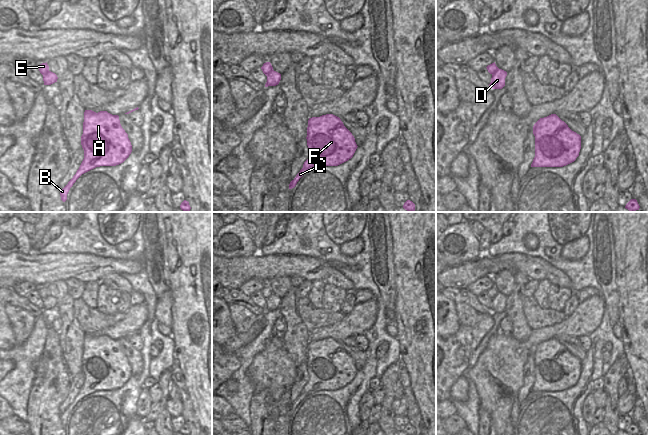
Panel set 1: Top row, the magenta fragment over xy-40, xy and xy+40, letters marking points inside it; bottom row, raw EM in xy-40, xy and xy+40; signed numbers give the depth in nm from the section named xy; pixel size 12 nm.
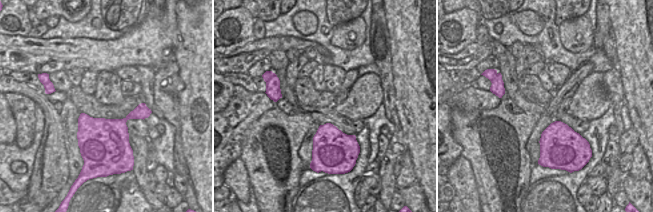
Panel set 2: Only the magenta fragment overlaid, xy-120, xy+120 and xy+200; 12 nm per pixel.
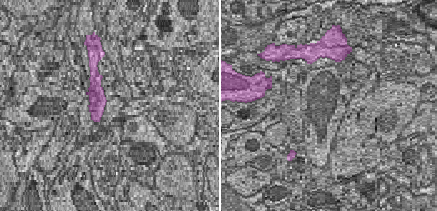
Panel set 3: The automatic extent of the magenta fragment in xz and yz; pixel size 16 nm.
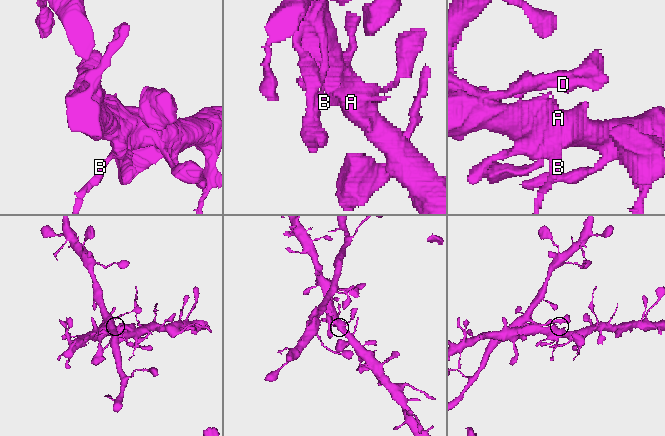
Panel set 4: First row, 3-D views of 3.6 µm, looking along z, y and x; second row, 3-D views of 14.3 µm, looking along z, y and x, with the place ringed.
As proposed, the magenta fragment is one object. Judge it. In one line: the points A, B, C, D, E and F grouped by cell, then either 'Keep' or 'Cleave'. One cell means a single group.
Groups: A B C D F / E. Cleave.

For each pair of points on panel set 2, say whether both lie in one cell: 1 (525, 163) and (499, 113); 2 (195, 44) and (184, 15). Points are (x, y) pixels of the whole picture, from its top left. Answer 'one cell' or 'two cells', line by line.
1: one cell
2: one cell

